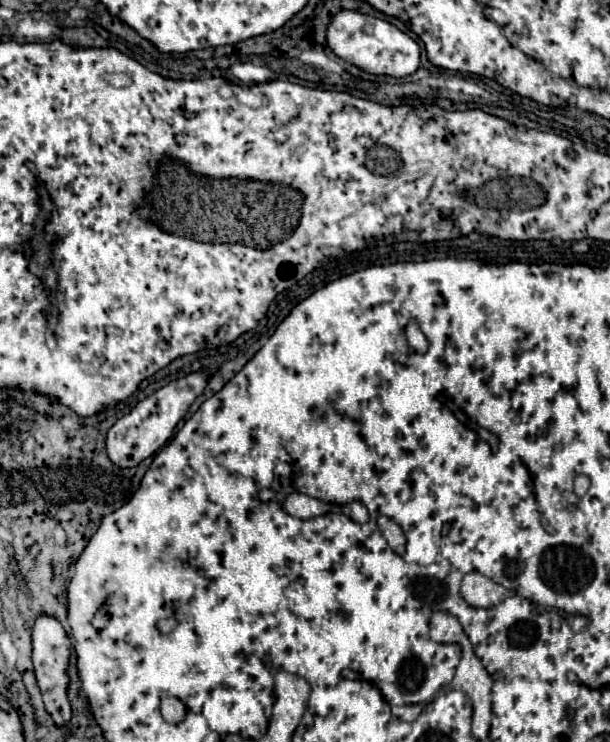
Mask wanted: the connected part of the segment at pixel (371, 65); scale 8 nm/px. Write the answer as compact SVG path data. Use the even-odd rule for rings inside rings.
M341 11L333 17L327 29L327 43L337 57L343 61L371 73L371 75L387 75L387 77L407 77L419 69L419 45L405 33L401 33L395 25L363 15L359 11Z

